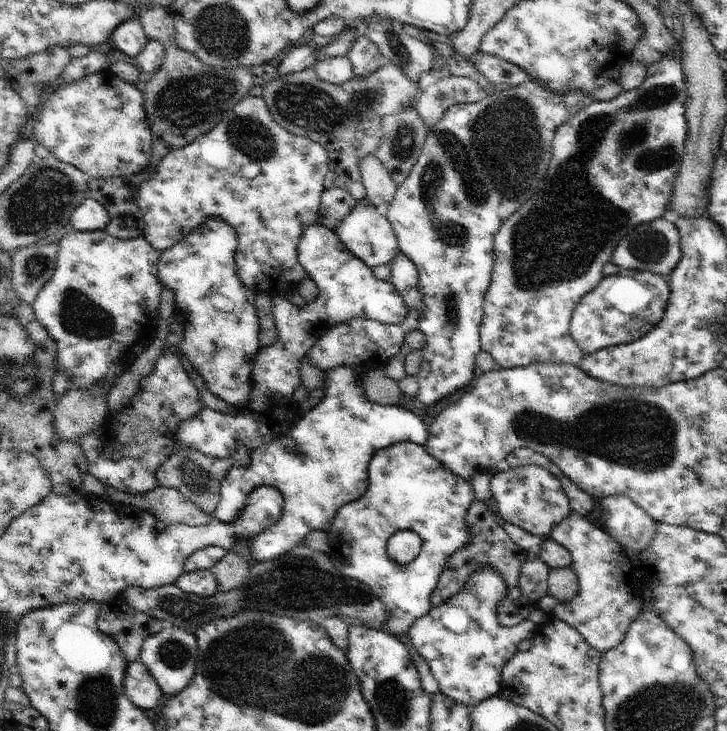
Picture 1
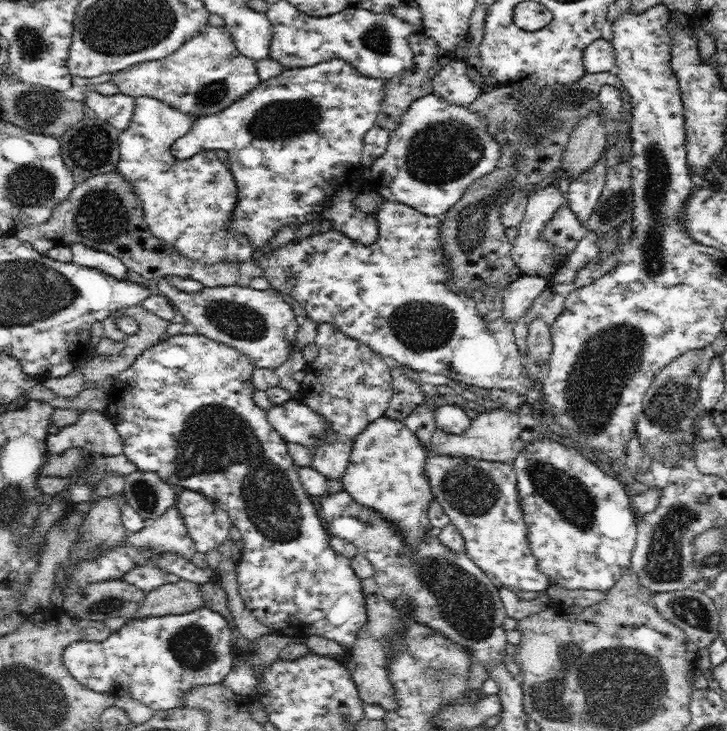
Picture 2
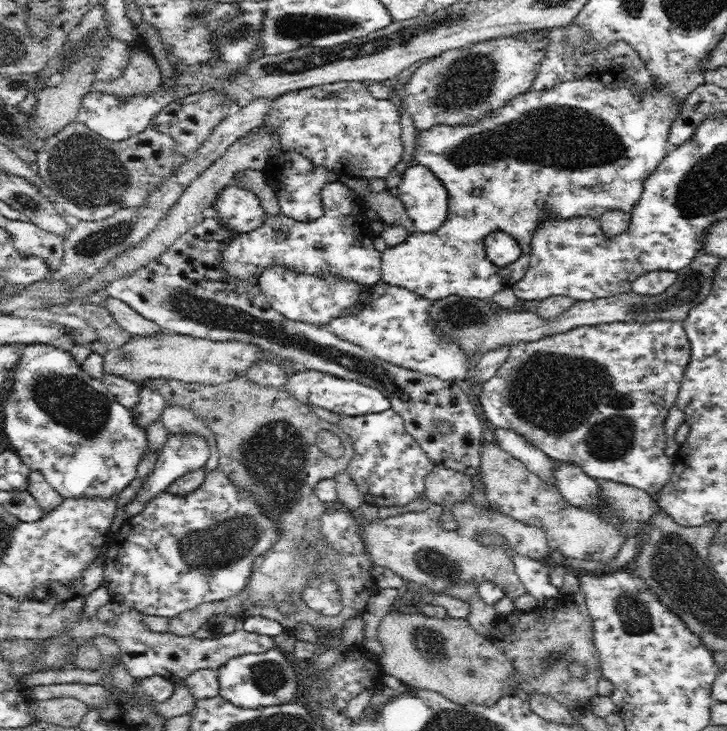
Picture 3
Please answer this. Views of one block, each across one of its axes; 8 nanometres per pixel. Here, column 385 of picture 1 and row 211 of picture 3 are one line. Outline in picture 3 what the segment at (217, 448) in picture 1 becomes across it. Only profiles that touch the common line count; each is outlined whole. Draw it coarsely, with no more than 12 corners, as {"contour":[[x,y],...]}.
{"contour":[[281,149],[262,171],[281,214],[323,214],[322,188],[336,171]]}

